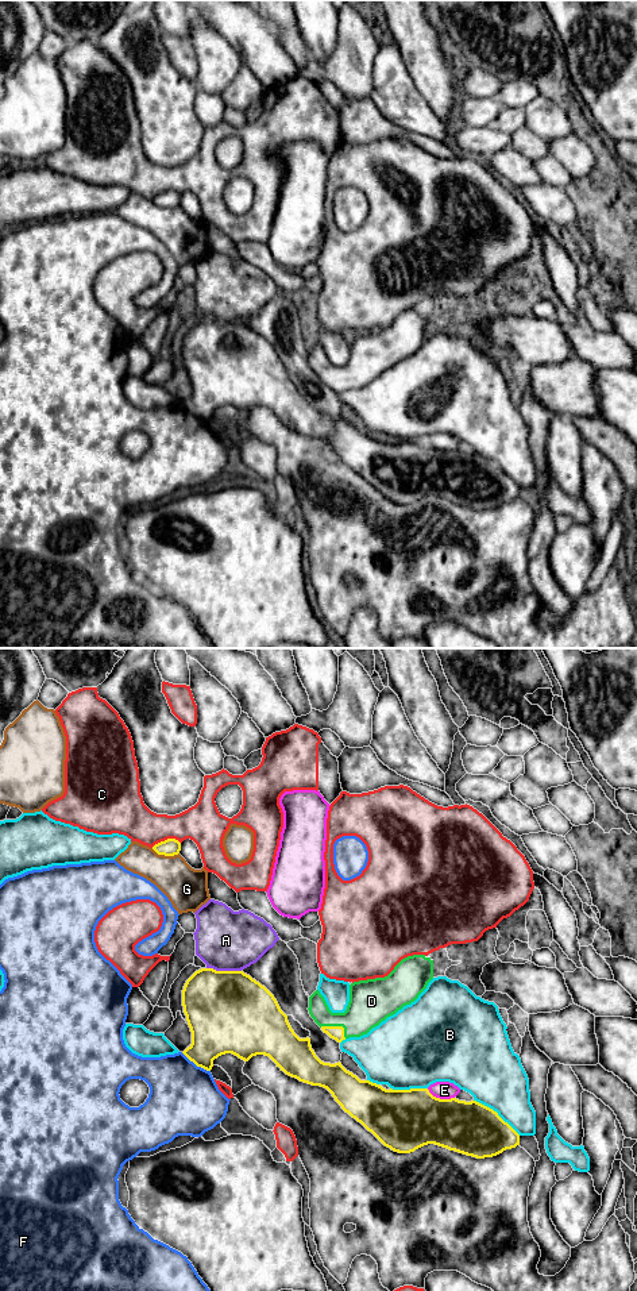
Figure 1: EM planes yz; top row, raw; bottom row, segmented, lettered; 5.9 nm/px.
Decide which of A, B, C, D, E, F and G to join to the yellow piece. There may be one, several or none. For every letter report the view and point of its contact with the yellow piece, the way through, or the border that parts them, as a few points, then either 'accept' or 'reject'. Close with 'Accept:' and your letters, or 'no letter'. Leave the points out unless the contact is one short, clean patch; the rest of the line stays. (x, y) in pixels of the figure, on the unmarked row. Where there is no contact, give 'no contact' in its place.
A: yz (224, 323) | reject
B: yz (497, 465) | reject
C: yz (165, 192) | reject
D: yz (336, 378) | across yz (334, 384), (336, 378), (348, 376), (370, 354) | accept
E: yz (439, 450) | reject
F: yz (196, 416) | reject
G: yz (165, 207) | reject
Accept: D

